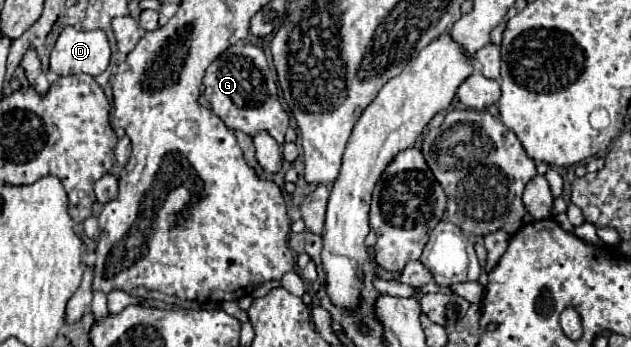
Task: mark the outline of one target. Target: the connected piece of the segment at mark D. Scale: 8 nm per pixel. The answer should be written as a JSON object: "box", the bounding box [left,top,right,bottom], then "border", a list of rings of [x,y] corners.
{"box":[50,27,110,75],"border":[[[66,27],[52,53],[50,53],[50,71],[58,75],[100,75],[106,71],[110,61],[110,43],[104,31],[78,31]]]}

